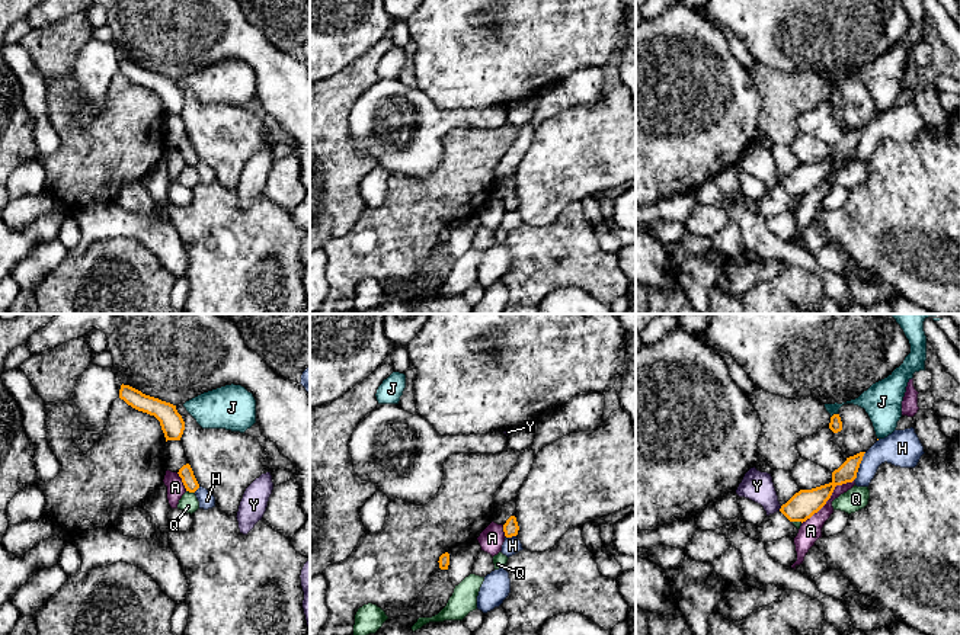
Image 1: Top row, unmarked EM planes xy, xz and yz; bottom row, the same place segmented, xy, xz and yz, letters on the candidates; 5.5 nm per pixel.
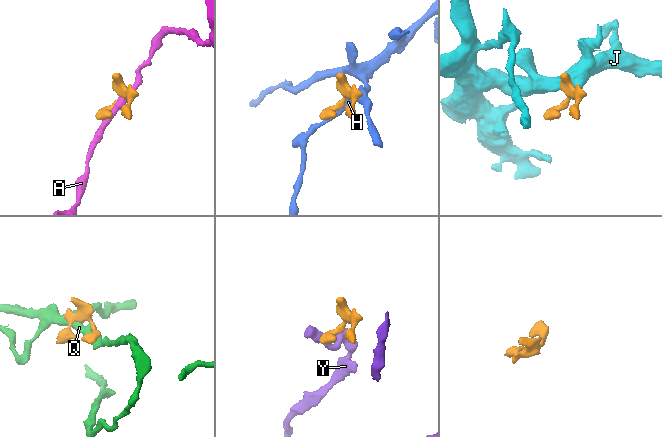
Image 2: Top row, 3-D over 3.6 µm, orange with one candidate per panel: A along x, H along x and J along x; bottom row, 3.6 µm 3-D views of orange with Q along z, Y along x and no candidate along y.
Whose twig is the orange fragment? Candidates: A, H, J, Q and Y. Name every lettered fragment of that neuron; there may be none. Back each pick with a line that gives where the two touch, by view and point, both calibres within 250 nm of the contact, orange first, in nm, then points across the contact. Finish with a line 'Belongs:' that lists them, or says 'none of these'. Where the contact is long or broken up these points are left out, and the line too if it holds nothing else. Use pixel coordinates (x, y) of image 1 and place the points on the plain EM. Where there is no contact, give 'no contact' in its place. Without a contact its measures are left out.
J: yz (834, 89) | 70/160 nm
Belongs: J

